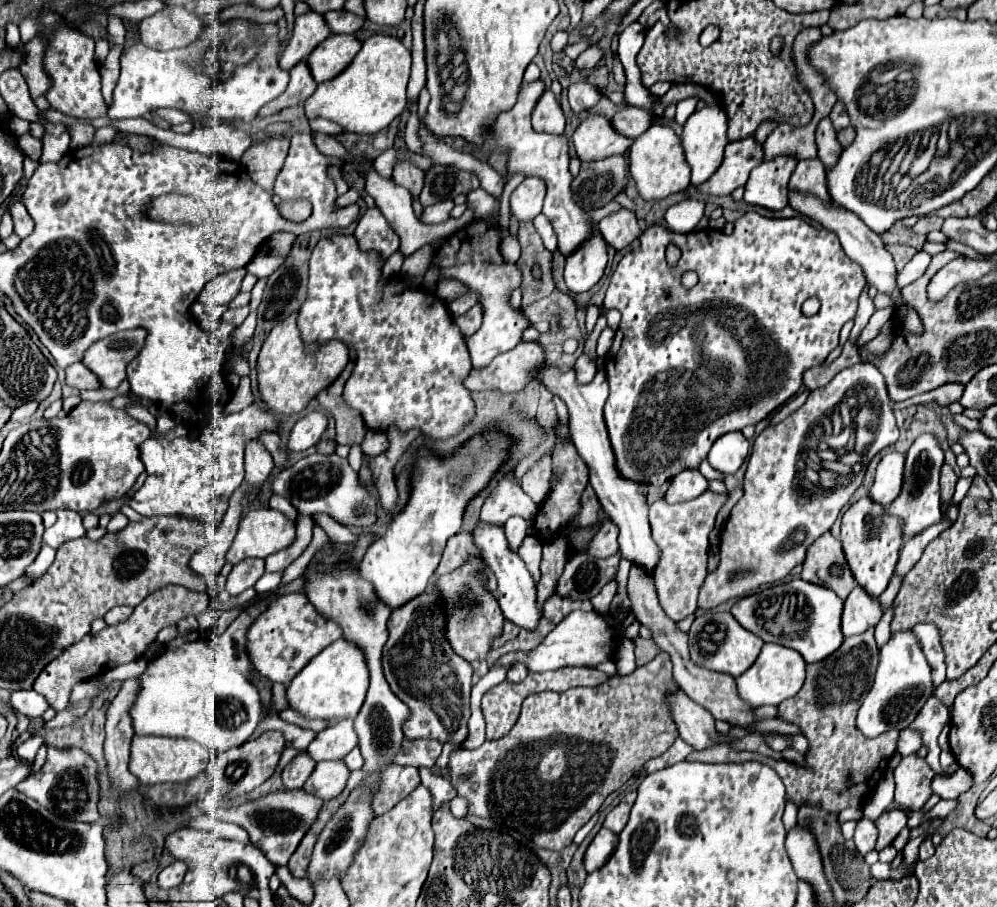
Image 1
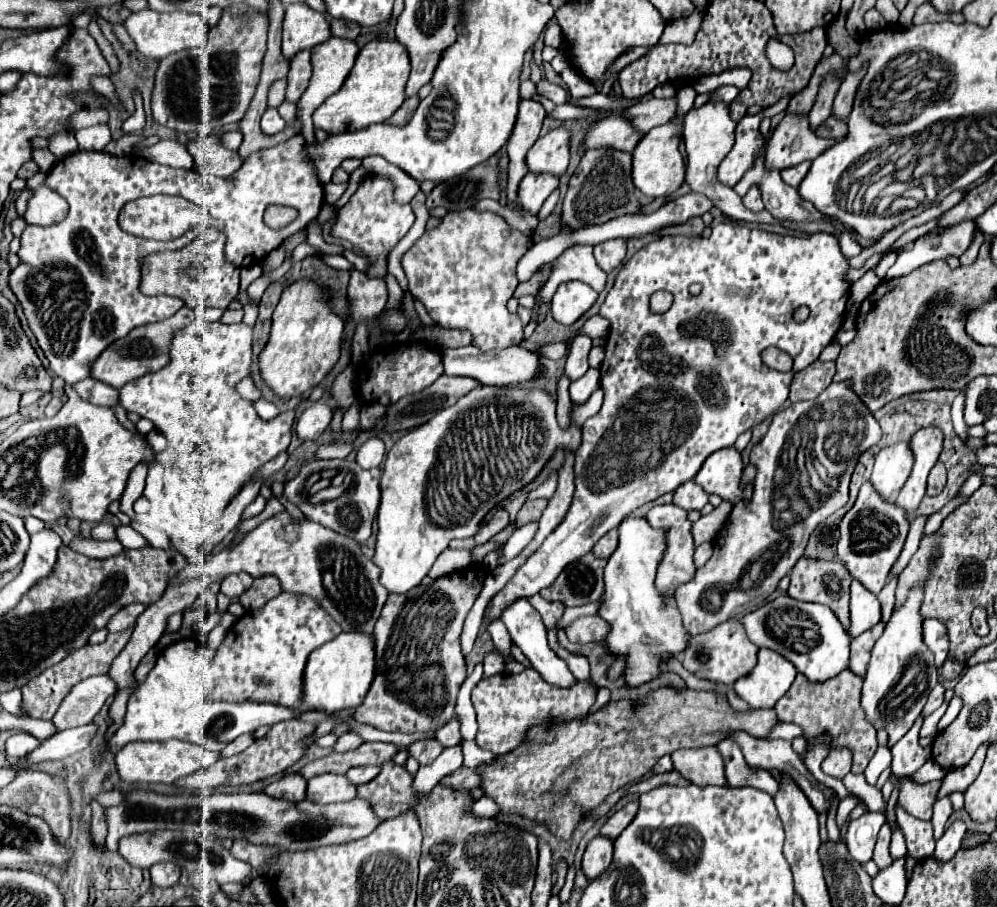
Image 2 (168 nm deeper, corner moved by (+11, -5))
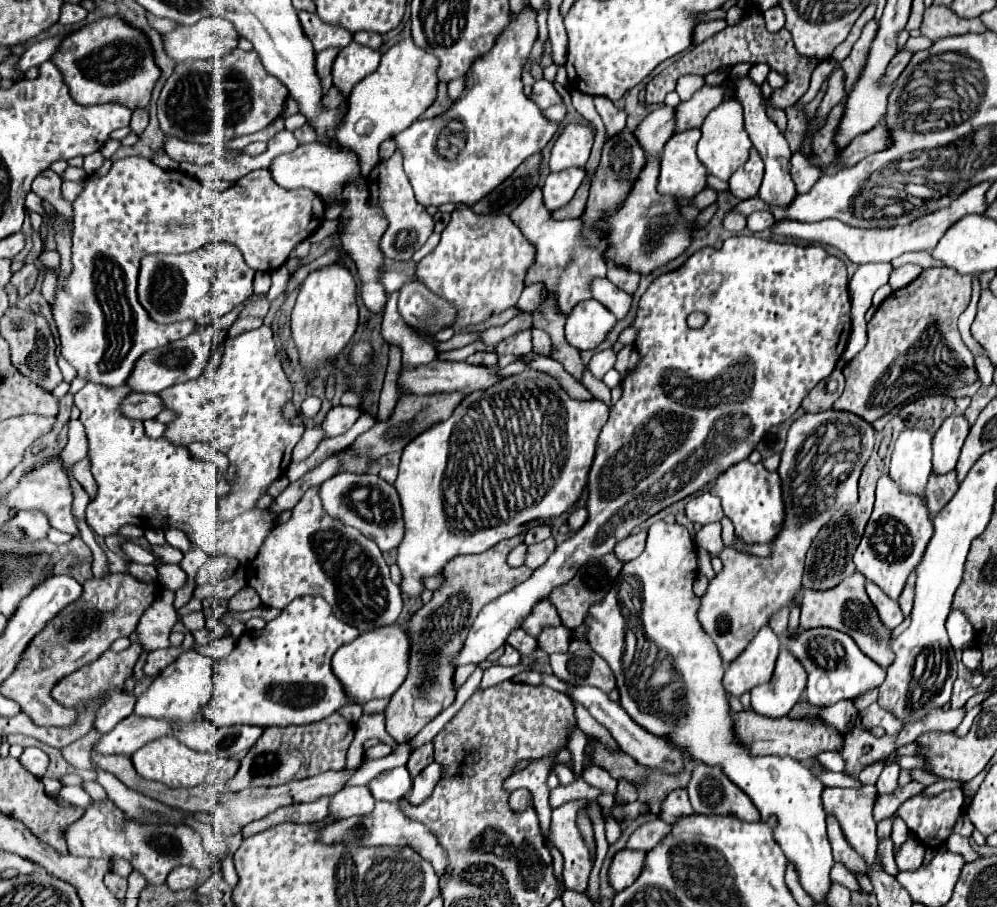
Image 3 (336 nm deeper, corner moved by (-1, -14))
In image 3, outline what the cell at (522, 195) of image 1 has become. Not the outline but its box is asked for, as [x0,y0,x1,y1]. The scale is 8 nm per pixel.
[543,168,585,210]

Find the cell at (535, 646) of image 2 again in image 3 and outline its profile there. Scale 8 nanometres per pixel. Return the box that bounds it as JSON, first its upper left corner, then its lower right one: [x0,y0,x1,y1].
[565,682,683,774]

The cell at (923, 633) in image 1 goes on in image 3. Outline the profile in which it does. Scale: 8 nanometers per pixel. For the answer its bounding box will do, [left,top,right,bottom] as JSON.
[945,610,975,652]

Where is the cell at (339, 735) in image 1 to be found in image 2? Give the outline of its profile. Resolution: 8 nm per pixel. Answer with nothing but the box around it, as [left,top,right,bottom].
[335,733,363,751]

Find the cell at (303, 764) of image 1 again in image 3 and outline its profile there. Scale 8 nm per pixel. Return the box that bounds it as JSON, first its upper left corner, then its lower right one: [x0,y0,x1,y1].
[243,798,329,838]

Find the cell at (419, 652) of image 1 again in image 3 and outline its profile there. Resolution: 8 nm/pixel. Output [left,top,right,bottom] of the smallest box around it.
[383,536,531,744]

